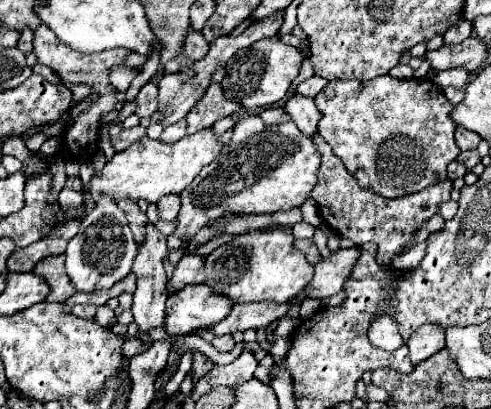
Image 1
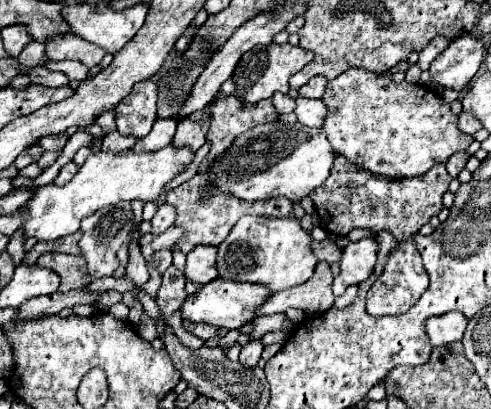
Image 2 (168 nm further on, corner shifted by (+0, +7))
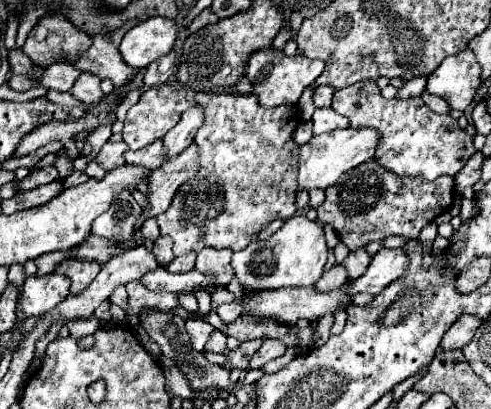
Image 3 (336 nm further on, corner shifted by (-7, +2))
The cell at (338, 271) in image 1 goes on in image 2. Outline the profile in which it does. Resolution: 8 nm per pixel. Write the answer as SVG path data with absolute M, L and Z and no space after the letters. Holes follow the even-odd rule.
M364 238L360 242L350 242L344 248L342 260L340 260L340 274L334 278L334 298L342 296L344 290L350 284L360 284L364 282L374 266L376 266L376 256L378 256L378 244L372 238Z

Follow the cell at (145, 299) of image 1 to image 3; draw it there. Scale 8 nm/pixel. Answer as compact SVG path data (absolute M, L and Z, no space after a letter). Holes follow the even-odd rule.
M189 253L189 255L183 255L183 257L175 257L169 265L167 265L167 271L169 273L187 273L195 267L195 253Z

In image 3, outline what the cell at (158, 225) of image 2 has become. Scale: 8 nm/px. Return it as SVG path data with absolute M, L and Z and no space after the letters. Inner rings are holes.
M159 235L157 241L155 241L155 245L153 245L153 253L159 259L159 263L163 263L163 265L167 265L169 261L173 261L175 255L173 255L173 241L171 241L171 237Z

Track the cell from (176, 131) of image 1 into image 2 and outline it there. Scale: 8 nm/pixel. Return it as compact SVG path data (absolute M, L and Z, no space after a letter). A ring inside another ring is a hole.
M164 118L164 120L156 120L152 132L146 138L136 140L136 144L132 146L134 152L156 152L164 146L168 146L174 138L176 132L176 120L174 118Z

